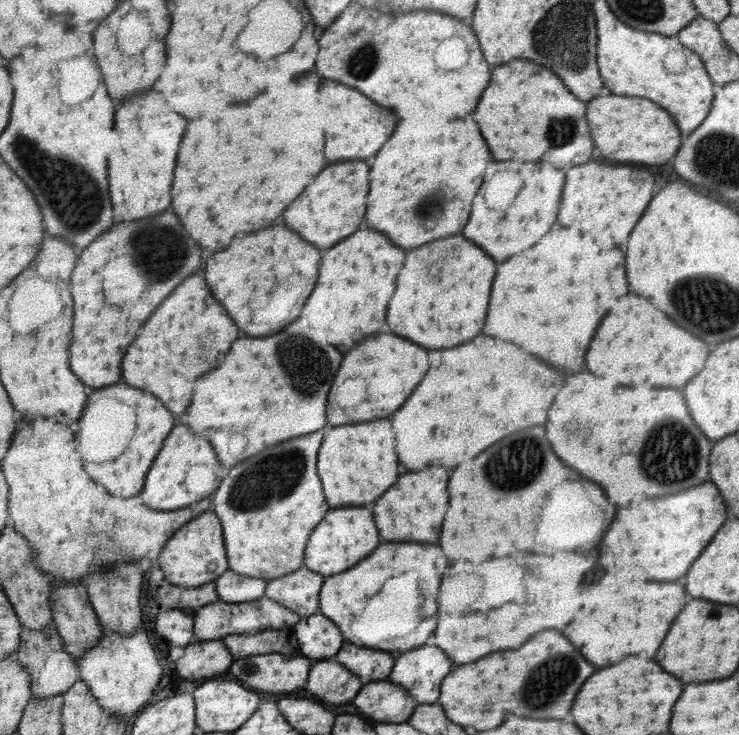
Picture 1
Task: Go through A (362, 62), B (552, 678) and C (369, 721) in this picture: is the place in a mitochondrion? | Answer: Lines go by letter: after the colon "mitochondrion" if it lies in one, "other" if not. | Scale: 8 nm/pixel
A: mitochondrion
B: mitochondrion
C: other

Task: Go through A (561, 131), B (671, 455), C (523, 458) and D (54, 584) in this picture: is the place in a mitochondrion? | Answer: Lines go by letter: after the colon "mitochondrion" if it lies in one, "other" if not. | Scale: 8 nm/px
A: mitochondrion
B: mitochondrion
C: mitochondrion
D: other

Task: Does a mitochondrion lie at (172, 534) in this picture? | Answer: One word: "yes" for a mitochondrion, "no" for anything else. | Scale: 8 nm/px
no

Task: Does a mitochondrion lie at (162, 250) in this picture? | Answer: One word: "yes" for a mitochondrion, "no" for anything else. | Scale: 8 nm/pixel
yes

